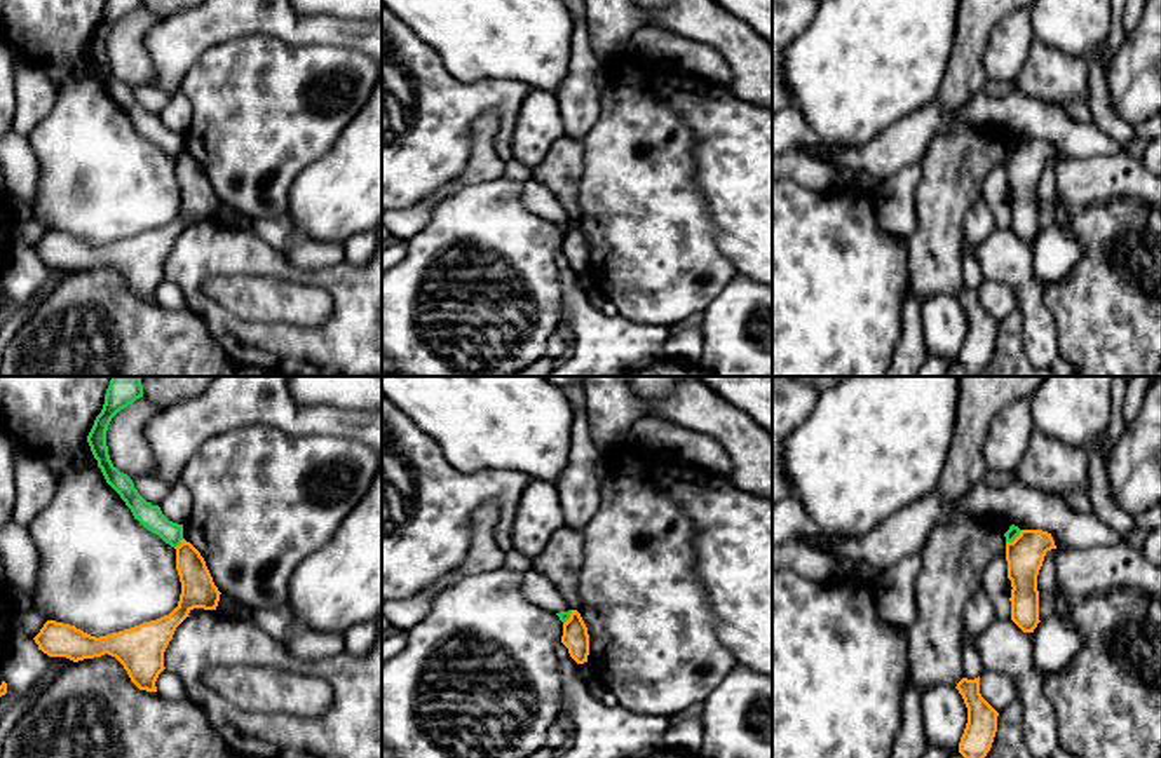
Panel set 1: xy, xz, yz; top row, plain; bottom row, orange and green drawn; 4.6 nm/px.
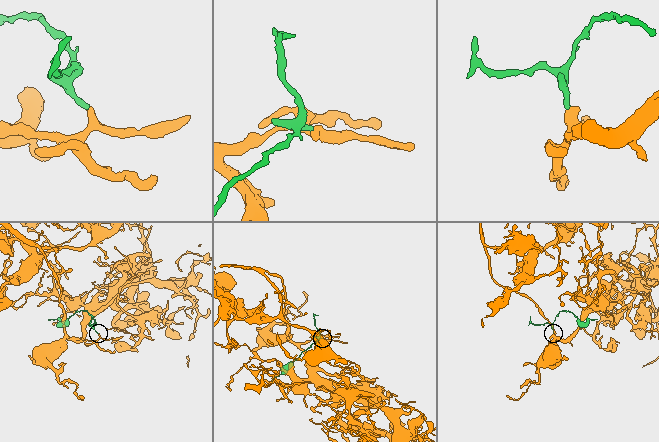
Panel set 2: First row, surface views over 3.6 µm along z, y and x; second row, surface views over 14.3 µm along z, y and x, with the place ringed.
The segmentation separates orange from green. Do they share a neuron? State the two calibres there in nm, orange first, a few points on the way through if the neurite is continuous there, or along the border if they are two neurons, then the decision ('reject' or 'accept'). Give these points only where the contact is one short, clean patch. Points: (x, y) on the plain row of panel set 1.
170/60 nm | along yz (1022, 140), (1006, 152) | reject

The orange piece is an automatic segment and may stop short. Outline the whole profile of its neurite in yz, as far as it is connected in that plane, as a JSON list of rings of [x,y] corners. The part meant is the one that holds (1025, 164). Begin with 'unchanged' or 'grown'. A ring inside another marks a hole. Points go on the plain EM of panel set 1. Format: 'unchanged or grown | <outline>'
unchanged | [[[1022,139],[1013,152],[1006,152],[1008,188],[1011,190],[1011,230],[1023,240],[1034,242],[1039,230],[1037,185],[1048,160],[1056,159],[1051,143]]]

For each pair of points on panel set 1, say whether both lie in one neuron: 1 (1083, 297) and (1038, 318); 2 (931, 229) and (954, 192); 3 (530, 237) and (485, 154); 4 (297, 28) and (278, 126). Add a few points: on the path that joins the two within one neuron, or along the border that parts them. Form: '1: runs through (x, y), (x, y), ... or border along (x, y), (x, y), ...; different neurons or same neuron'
1: border along (1048, 284), (1043, 304), (1059, 326), (1059, 351); different neurons
2: runs through (940, 220), (940, 206), (945, 201); same neuron
3: border along (501, 176), (459, 189); different neurons
4: border along (253, 33), (278, 37), (293, 44), (335, 44); different neurons

